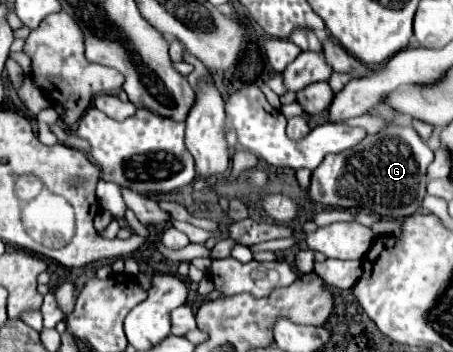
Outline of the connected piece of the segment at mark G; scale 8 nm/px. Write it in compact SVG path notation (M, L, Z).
M380 104L374 114L390 120L390 126L374 136L368 134L356 148L344 150L340 154L324 156L322 164L312 172L312 184L310 184L308 194L310 194L312 202L322 204L322 206L334 206L334 208L344 208L344 210L350 210L354 206L356 210L364 210L364 212L376 214L380 218L386 218L386 216L396 218L396 220L408 218L410 214L414 214L420 208L420 204L426 196L426 168L432 162L434 154L428 148L428 144L422 142L422 138L414 132L414 128L398 126L392 122L396 118L396 112L392 112L390 108L384 108L384 104Z

